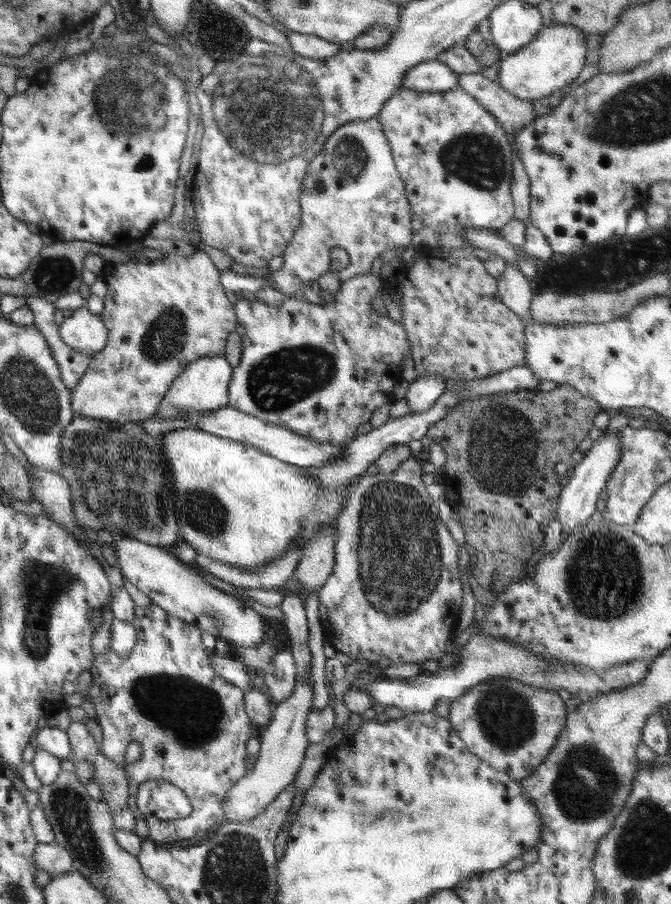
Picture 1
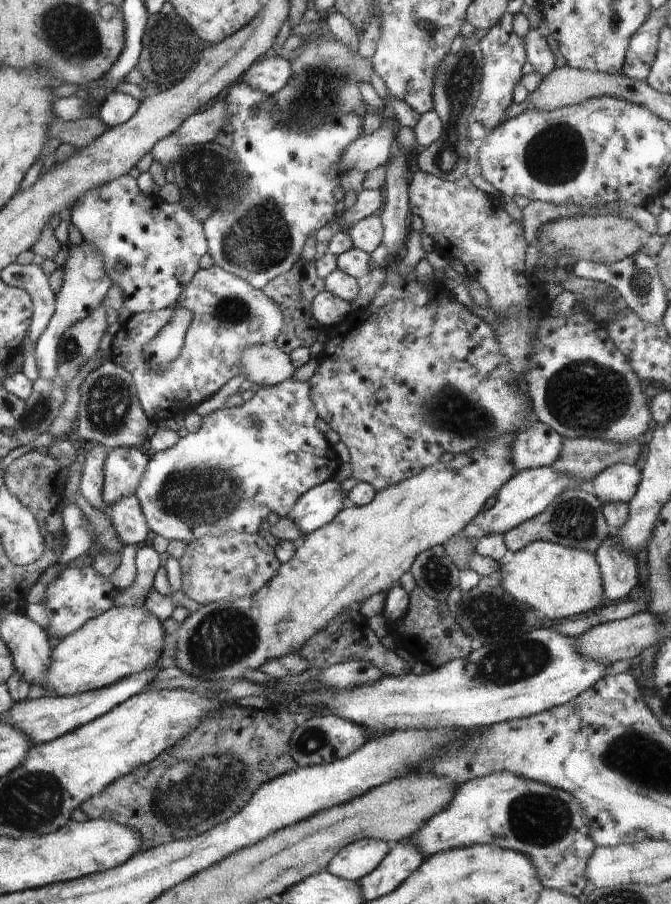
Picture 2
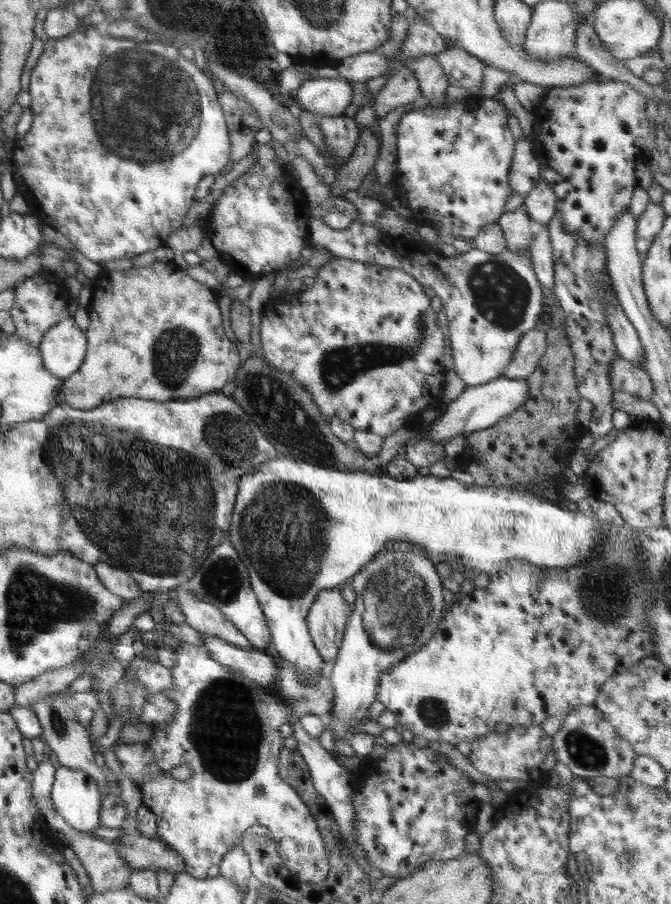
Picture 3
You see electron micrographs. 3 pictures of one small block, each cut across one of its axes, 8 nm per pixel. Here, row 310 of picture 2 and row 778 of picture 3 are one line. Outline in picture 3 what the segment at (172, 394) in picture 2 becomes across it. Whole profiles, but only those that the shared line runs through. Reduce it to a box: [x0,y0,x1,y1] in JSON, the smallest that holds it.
[142,642,334,883]

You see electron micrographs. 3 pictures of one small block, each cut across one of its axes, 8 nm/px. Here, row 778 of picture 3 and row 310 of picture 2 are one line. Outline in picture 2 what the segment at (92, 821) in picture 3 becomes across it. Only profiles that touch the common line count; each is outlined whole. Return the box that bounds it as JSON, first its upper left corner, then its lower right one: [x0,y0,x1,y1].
[35,244,112,380]

